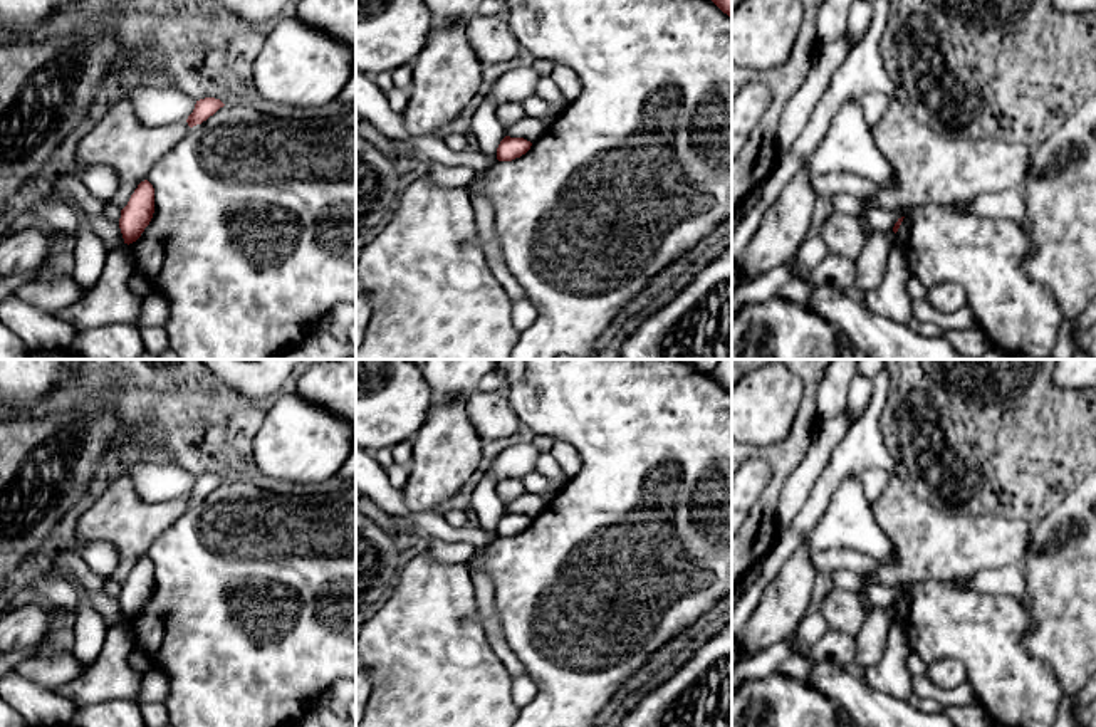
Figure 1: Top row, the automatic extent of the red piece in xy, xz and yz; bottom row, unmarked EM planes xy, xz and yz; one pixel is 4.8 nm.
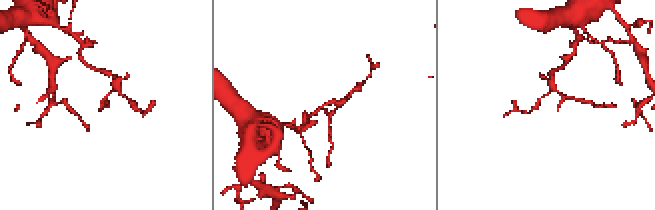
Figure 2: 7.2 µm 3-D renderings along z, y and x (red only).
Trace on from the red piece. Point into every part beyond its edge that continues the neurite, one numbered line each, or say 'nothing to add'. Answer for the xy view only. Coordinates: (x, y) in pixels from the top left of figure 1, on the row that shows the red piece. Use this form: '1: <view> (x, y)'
nothing to add

